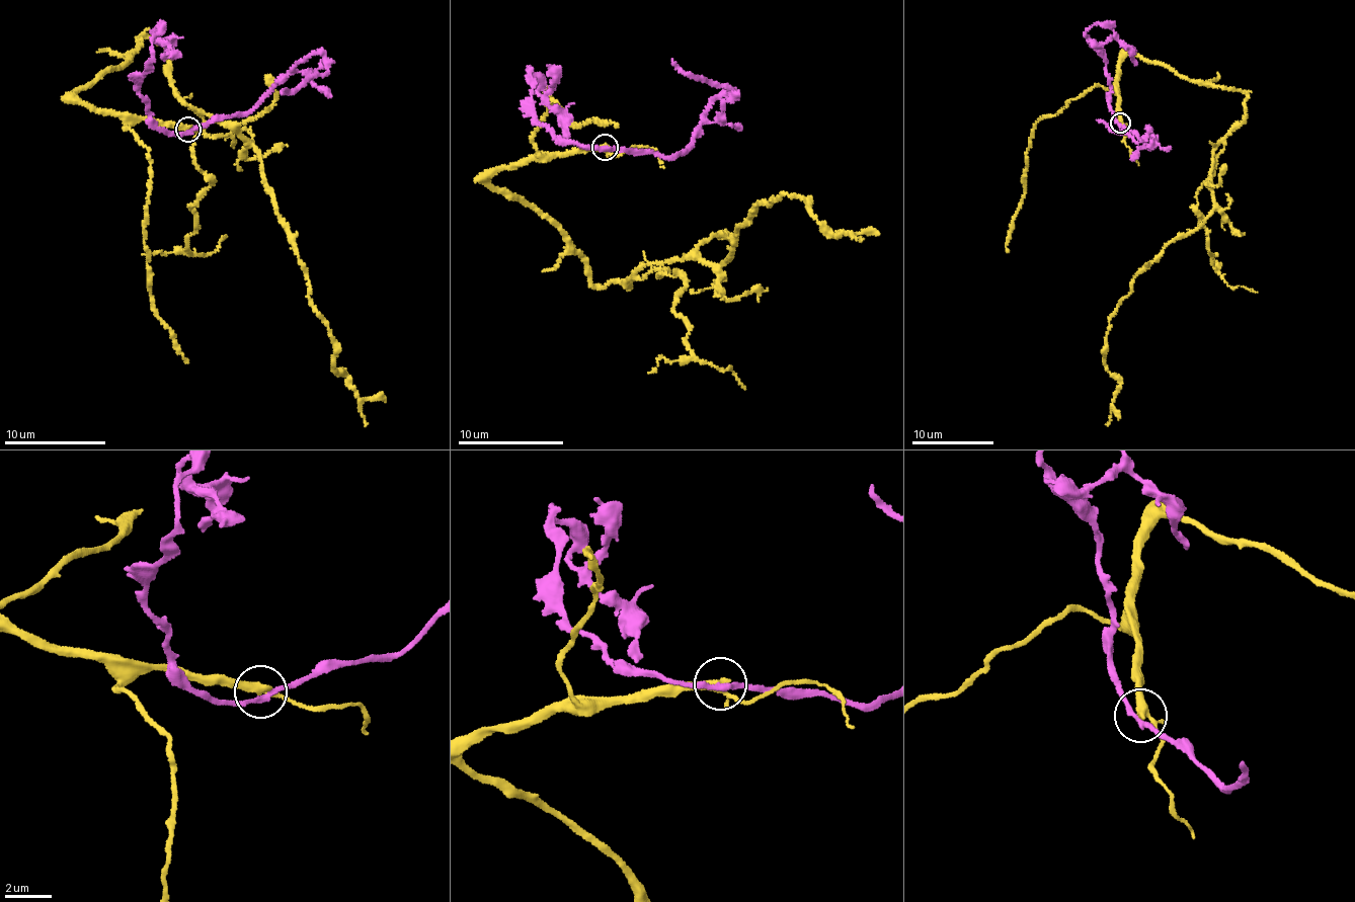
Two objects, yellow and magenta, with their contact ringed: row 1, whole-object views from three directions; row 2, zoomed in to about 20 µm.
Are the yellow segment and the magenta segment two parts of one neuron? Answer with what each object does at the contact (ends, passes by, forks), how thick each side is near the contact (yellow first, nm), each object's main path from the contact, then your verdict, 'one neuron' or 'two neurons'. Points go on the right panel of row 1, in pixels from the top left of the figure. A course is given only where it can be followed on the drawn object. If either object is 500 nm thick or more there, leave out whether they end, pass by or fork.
yellow passes by | magenta passes by | 300/200 nm | yellow via (1120, 121), (1128, 55), (1246, 92), (1213, 153), (1212, 211), (1146, 263), (1109, 322), (1108, 426) | magenta via (1120, 124), (1148, 150), (1157, 136), (1148, 129), (1137, 141), (1096, 119) | two neurons

